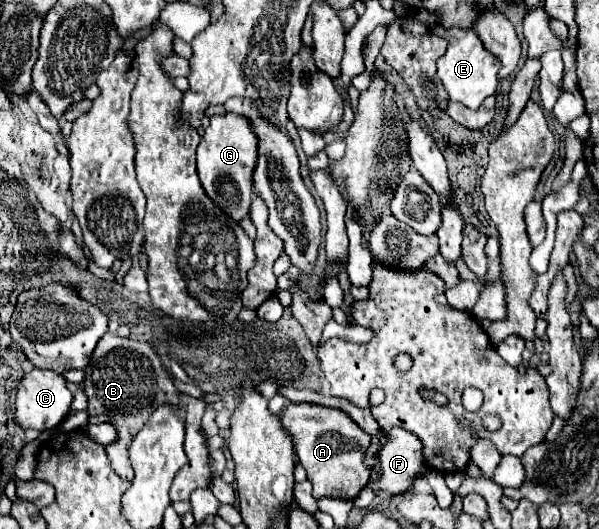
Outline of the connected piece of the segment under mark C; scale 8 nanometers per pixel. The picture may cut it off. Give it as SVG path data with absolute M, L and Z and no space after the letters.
M32 369L30 373L24 373L24 377L18 381L16 389L16 421L28 429L52 429L56 427L64 415L68 413L72 405L72 391L68 389L68 383L62 375L50 369Z

